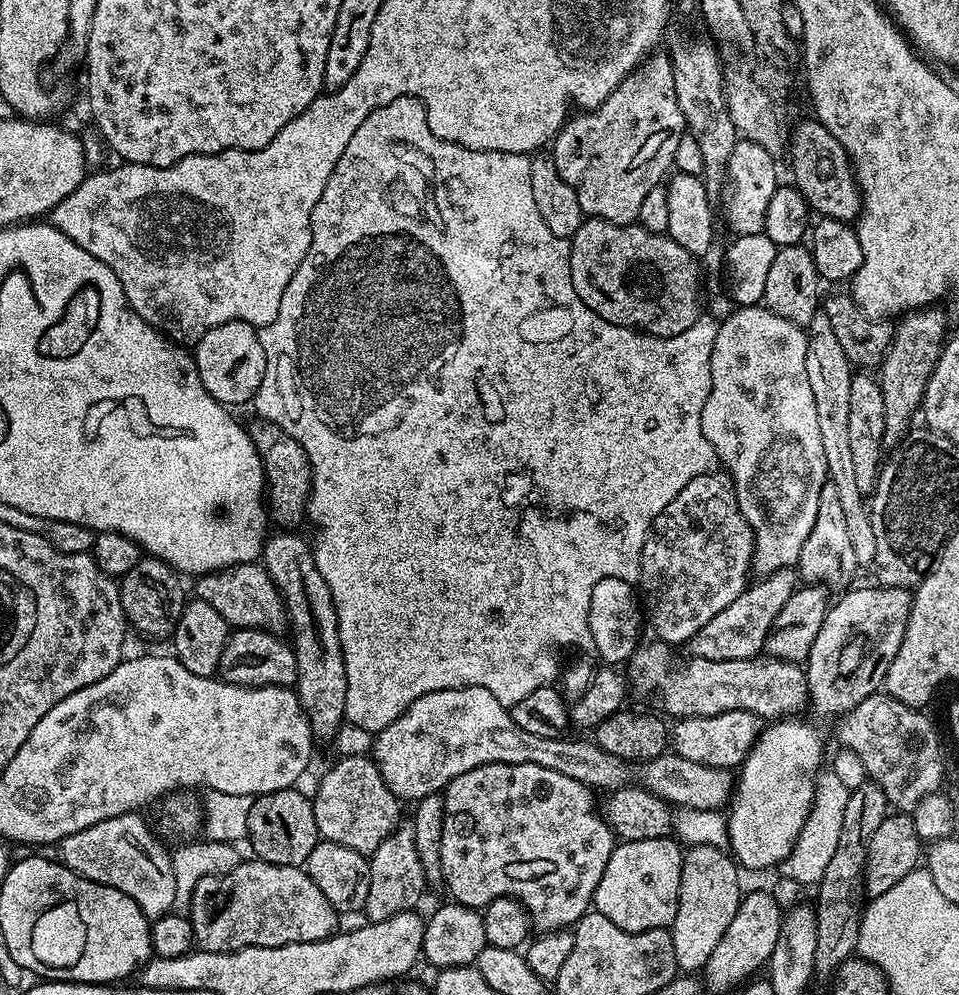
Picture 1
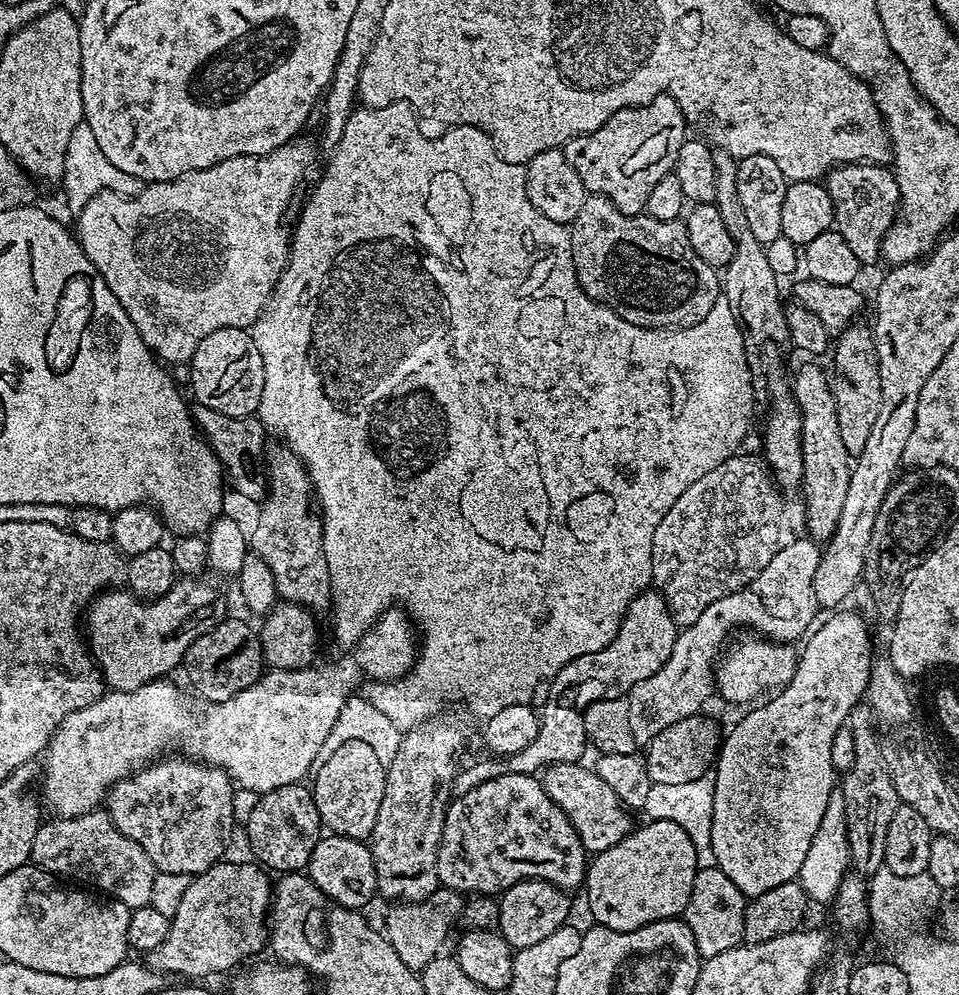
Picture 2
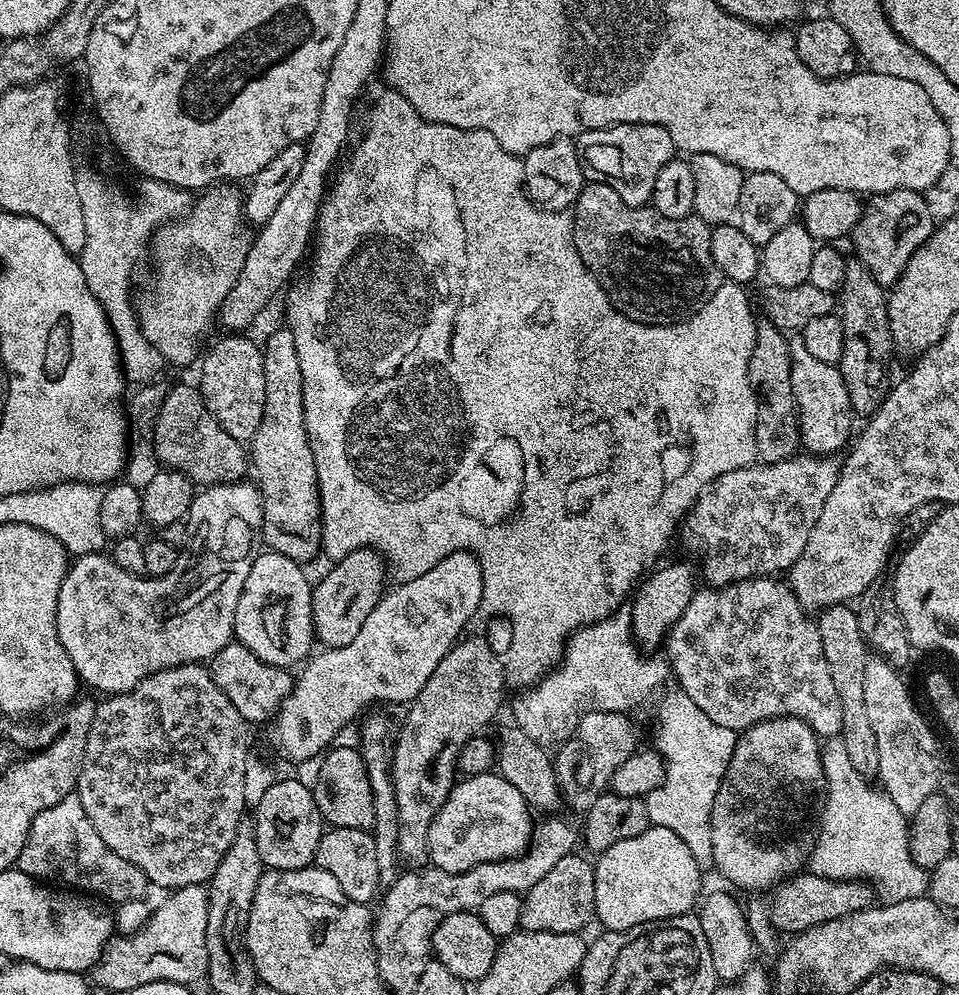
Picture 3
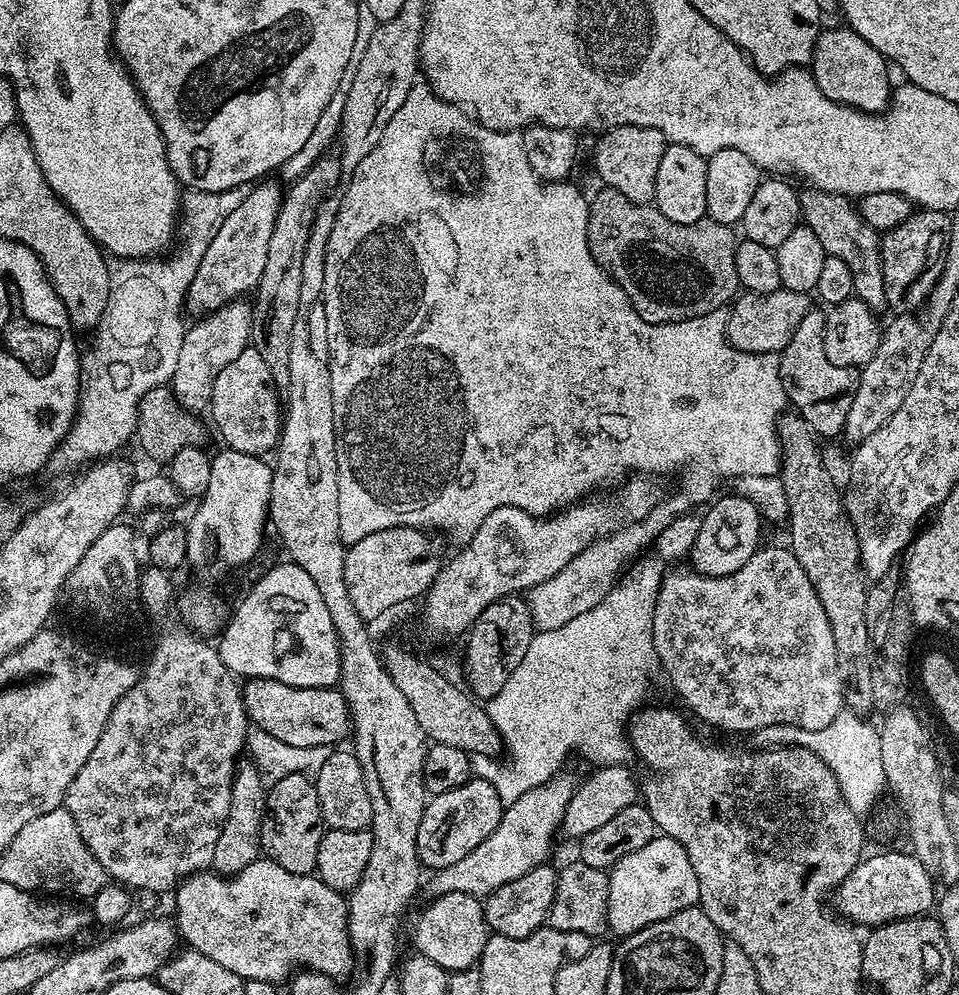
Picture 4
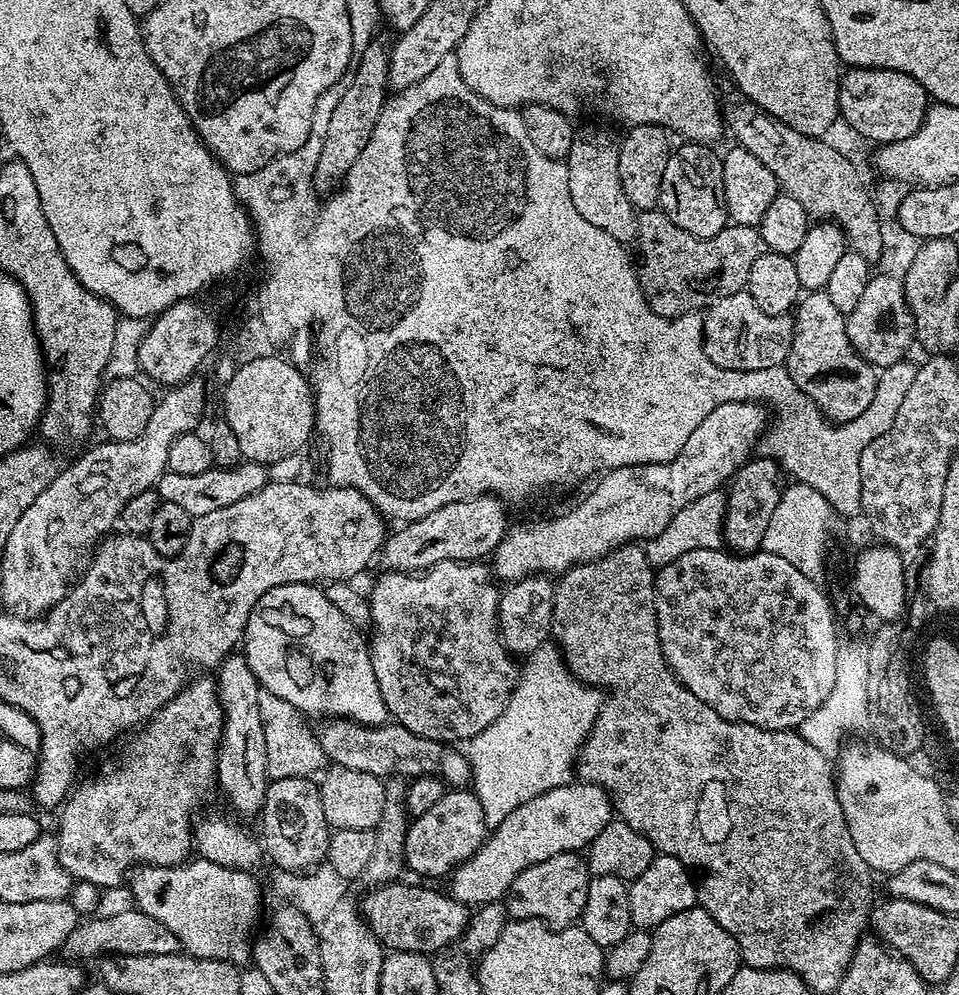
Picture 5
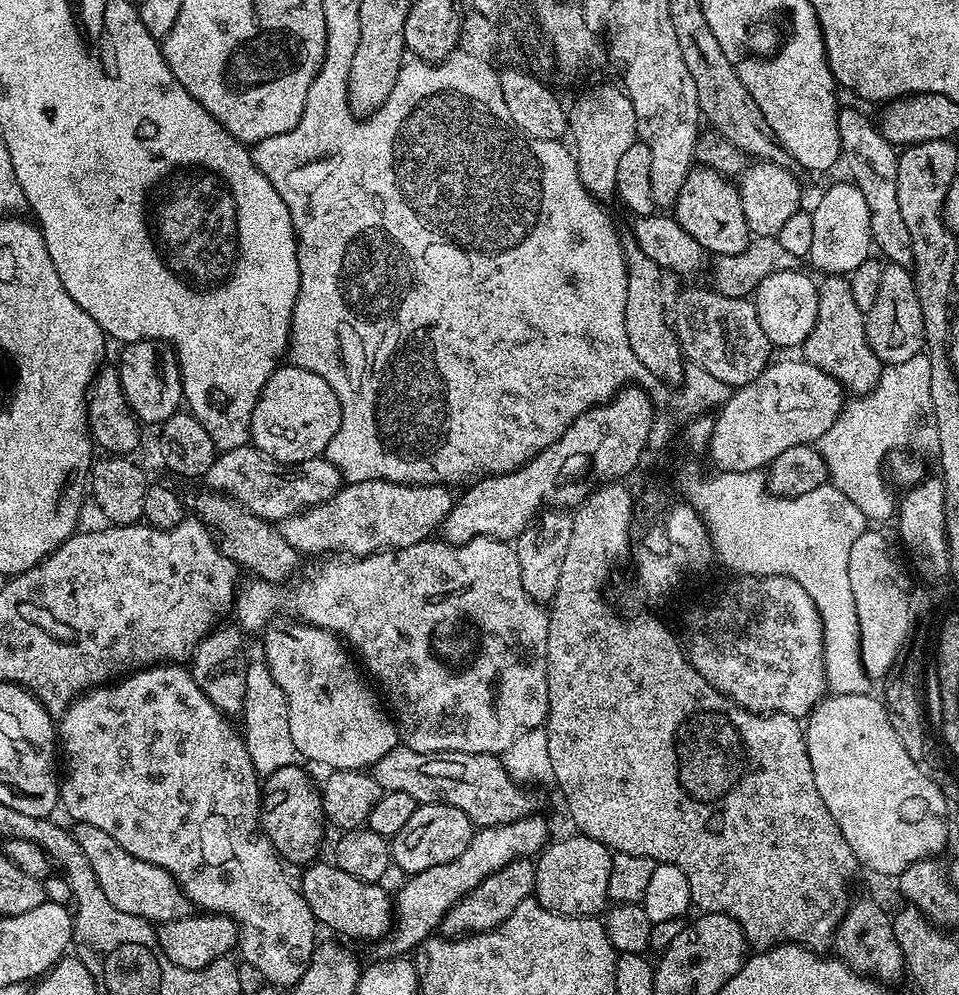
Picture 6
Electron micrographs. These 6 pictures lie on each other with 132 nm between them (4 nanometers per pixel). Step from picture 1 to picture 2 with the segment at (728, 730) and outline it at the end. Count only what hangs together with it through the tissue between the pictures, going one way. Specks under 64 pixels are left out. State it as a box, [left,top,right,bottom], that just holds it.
[643,714,722,786]

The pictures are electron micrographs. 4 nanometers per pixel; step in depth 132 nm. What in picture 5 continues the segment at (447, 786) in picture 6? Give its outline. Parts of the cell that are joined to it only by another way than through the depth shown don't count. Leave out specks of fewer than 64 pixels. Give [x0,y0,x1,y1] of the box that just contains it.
[318,718,472,790]

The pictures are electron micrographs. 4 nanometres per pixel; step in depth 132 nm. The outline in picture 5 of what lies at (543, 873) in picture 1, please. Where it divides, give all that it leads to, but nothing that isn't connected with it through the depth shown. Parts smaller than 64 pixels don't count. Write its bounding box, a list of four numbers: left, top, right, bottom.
[404,790,490,876]

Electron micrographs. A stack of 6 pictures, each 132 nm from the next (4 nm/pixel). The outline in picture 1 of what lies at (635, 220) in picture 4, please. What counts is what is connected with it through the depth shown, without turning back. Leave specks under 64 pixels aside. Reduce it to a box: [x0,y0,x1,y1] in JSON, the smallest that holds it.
[570,218,701,336]

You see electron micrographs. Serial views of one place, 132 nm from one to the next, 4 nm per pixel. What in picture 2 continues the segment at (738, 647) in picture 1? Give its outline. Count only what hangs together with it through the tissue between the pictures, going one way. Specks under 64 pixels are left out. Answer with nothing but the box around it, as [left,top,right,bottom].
[583,538,821,754]

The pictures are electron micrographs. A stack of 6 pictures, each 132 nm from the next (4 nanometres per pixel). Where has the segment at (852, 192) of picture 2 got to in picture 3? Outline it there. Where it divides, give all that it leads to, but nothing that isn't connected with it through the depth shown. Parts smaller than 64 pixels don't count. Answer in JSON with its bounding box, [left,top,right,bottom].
[850,190,934,286]

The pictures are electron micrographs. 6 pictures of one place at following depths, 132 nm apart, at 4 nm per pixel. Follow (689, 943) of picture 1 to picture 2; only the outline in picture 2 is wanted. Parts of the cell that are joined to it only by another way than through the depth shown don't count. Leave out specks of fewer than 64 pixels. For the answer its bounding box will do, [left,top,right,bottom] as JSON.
[682,868,746,957]

